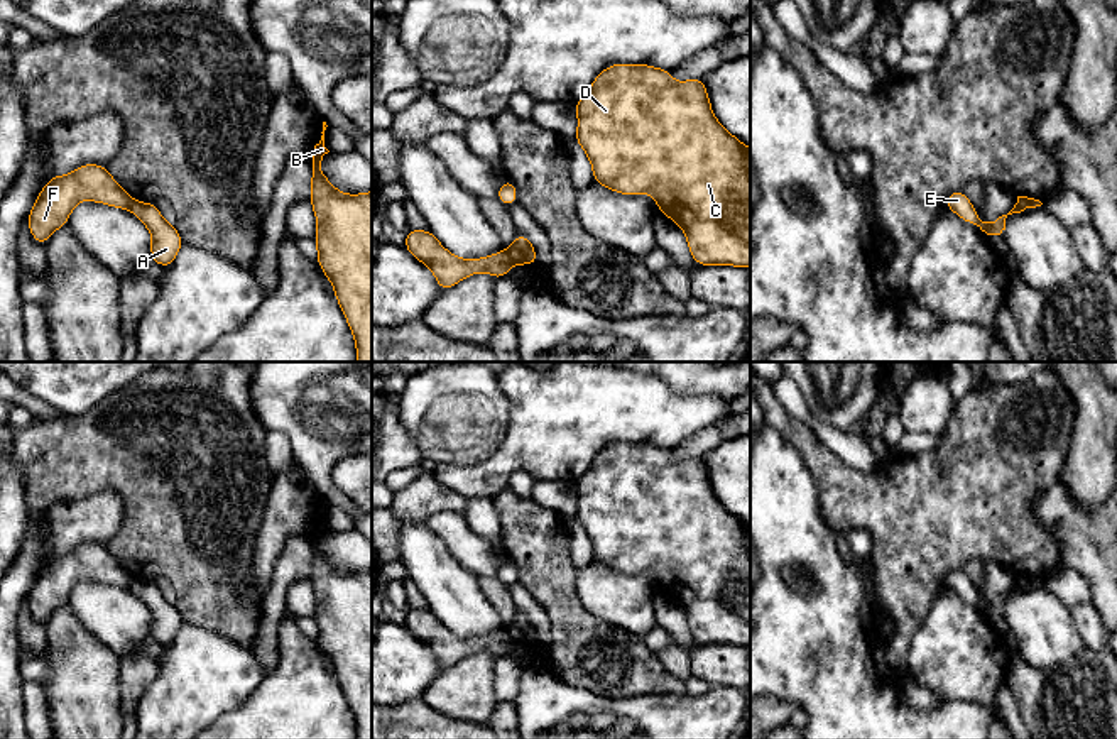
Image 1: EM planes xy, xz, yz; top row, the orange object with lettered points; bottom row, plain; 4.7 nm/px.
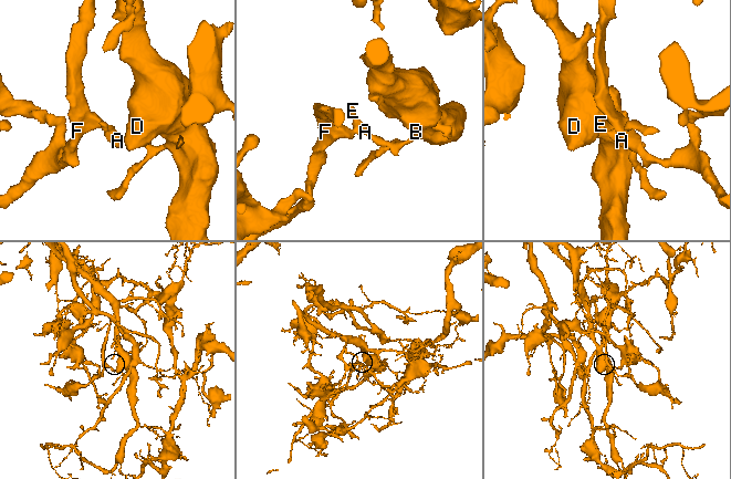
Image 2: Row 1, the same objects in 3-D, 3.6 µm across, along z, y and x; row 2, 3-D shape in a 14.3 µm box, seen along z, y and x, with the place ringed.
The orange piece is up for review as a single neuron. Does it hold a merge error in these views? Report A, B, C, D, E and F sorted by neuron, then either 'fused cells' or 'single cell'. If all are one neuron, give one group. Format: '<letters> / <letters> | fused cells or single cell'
A B C D E / F | fused cells

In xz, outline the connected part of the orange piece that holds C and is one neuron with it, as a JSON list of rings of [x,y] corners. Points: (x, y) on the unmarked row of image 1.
[[[618,441],[602,448],[597,453],[591,467],[576,480],[575,487],[578,494],[578,509],[575,519],[583,526],[591,541],[595,561],[620,573],[652,573],[656,577],[659,592],[674,599],[686,612],[688,627],[698,644],[725,643],[744,648],[750,644],[750,528],[745,526],[742,519],[733,516],[727,507],[723,507],[715,497],[703,457],[676,462],[667,448],[647,443]]]

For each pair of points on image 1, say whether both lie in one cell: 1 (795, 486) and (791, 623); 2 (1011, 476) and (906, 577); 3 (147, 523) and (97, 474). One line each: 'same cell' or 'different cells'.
1: same cell
2: same cell
3: same cell

